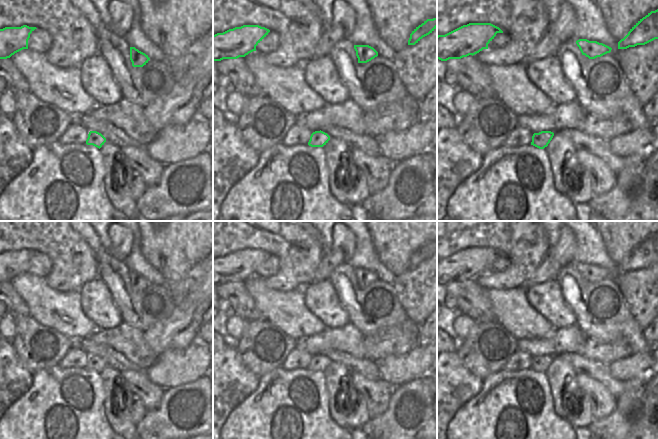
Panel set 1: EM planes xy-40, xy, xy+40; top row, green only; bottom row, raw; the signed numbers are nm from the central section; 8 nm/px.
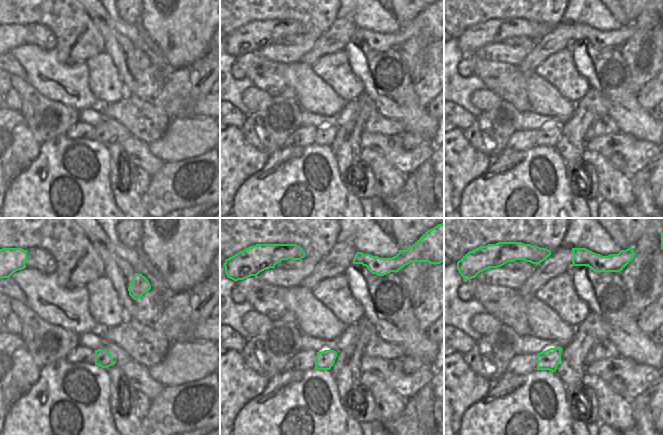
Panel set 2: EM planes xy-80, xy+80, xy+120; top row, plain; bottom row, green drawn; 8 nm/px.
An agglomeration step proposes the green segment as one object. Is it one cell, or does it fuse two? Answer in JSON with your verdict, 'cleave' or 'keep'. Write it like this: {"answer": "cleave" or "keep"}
{"answer": "keep"}

